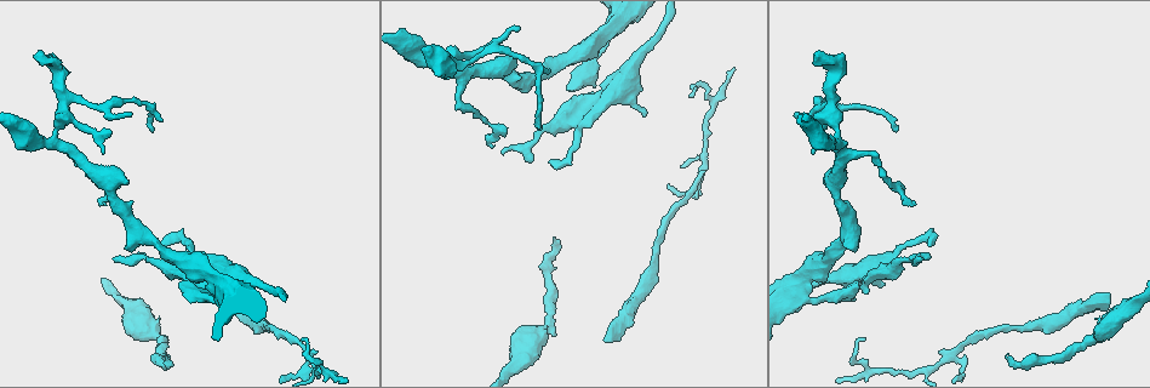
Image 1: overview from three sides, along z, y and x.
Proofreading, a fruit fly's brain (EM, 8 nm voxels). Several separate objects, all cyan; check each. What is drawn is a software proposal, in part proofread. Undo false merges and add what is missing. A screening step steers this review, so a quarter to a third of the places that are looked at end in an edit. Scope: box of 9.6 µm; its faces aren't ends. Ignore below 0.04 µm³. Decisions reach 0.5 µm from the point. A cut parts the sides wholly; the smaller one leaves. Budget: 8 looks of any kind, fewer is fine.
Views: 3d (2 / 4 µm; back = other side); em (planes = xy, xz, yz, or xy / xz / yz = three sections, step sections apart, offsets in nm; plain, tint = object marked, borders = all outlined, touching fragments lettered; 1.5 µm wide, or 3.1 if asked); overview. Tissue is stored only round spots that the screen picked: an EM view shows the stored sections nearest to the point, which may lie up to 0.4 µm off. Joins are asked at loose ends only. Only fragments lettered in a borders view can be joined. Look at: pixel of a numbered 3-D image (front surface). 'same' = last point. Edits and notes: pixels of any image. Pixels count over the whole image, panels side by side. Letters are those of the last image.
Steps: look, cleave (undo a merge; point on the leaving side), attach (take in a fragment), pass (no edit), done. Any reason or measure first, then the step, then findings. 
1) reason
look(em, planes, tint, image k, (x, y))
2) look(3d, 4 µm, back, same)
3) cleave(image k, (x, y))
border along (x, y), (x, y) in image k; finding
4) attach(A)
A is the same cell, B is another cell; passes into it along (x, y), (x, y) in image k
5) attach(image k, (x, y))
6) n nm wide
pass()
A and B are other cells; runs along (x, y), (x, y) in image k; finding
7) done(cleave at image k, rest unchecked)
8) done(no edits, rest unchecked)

free end
look(3d, 2 µm, image 1, (885, 284))

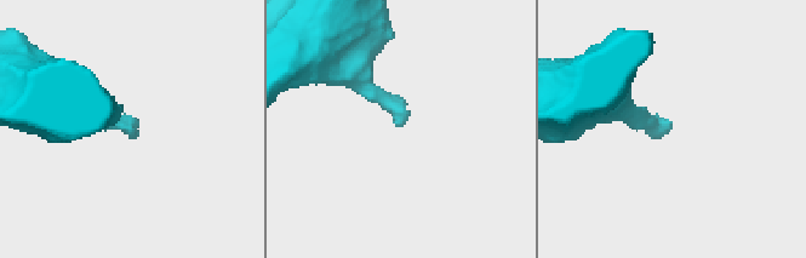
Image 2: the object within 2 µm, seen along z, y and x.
need the tissue
look(em, yz, step 8, borders, image 2, (130, 124))

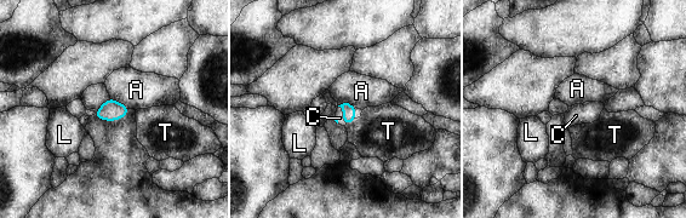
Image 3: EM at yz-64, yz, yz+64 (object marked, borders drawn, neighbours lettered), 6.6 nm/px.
look(em, planes, borders, same)

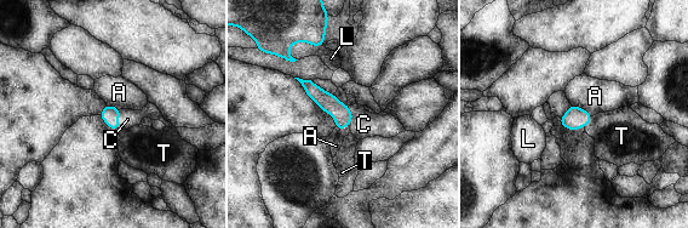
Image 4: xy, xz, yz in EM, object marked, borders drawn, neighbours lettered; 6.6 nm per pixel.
attach(C)
C is the same cell, A, L and T are other cells; passes into it along (327, 102), (353, 115), (363, 124) in image 4; it goes on there

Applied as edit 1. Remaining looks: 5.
branch stops here
look(3d, 2 µm, back, image 1, (116, 262))

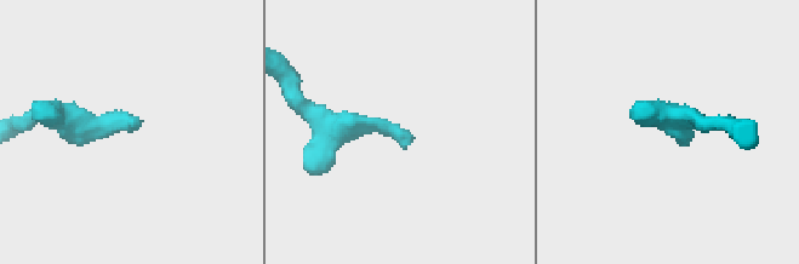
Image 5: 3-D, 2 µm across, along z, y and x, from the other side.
look(em, xy, step 8, plain, image 5, (136, 128))

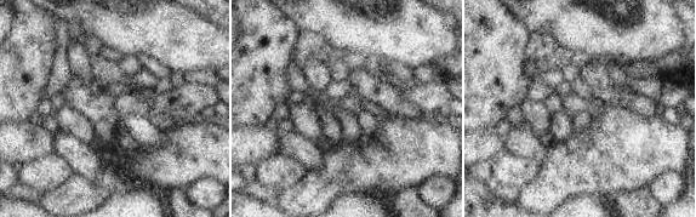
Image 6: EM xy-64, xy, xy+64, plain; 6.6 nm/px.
what lies round it
look(em, xy, step 8, borders, same)

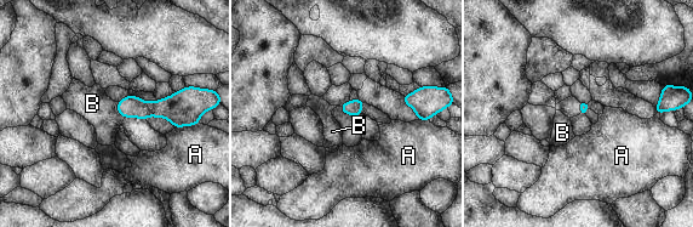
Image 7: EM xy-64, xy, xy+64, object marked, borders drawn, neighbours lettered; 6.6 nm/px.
A touches over 160 nm
pass()
A and B are other cells; none of them fits

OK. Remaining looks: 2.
done(attach at image 4, rest unchecked)

